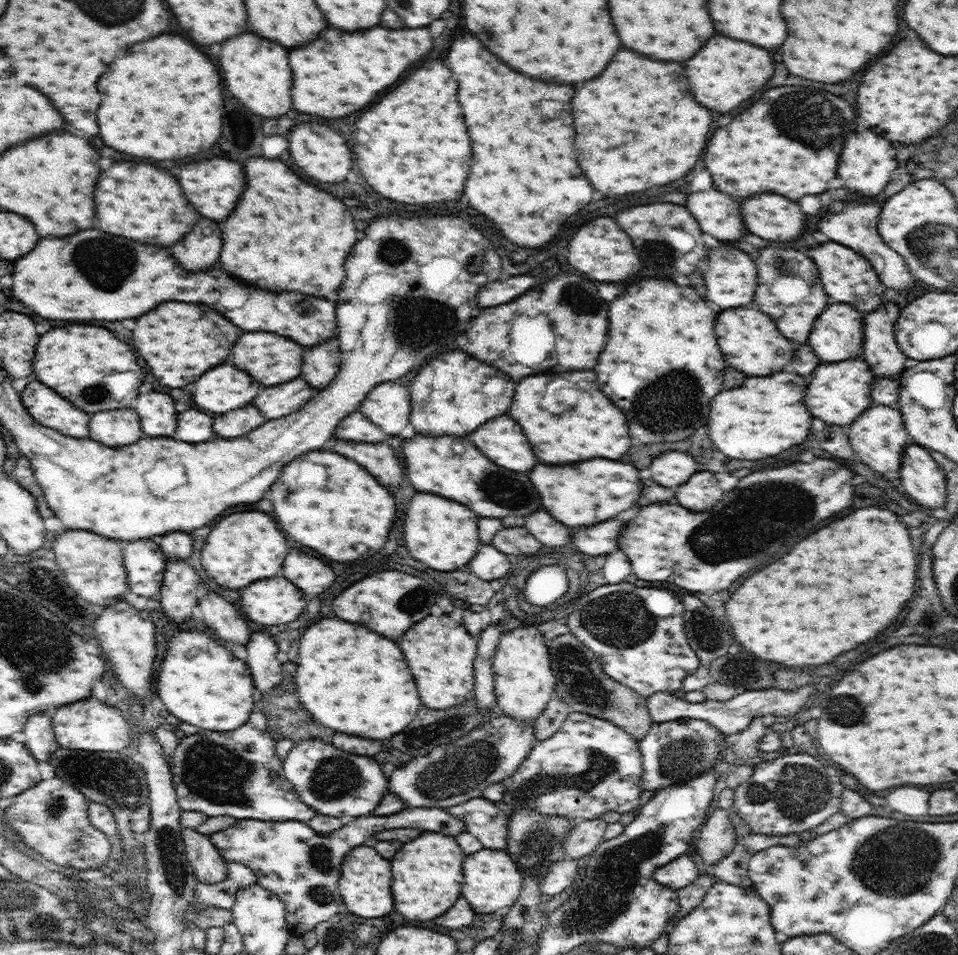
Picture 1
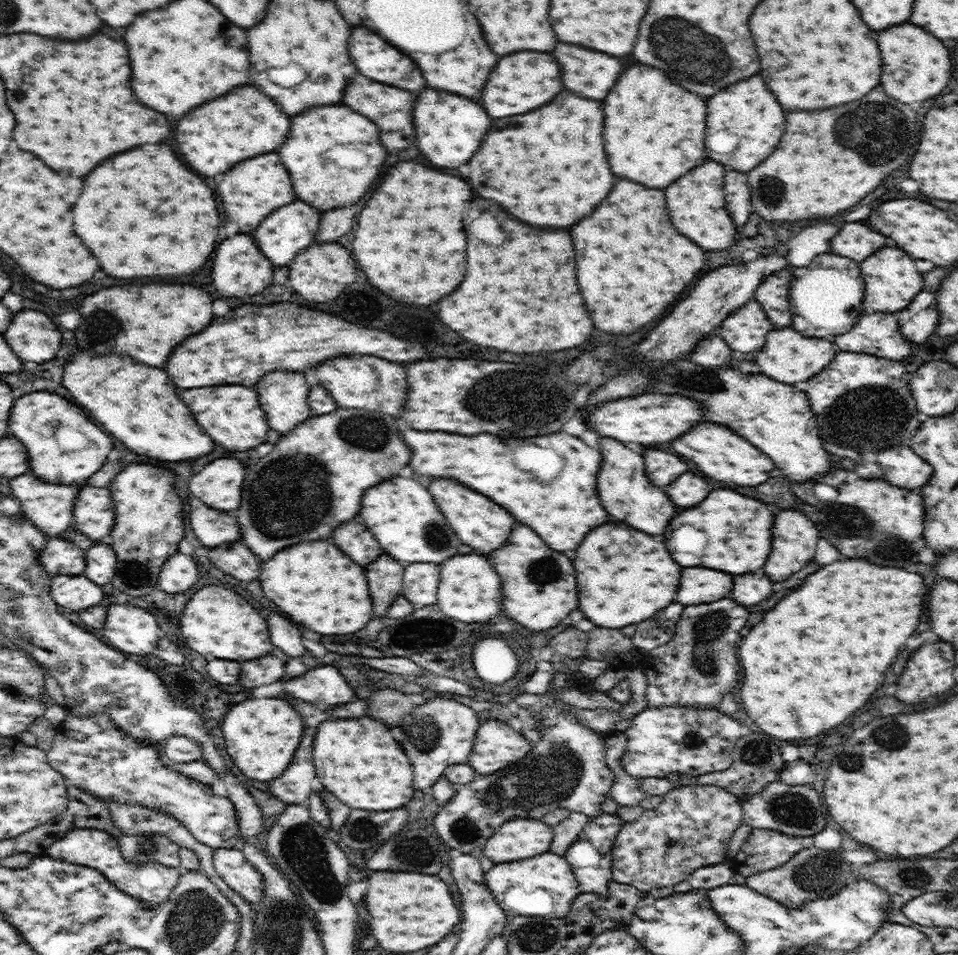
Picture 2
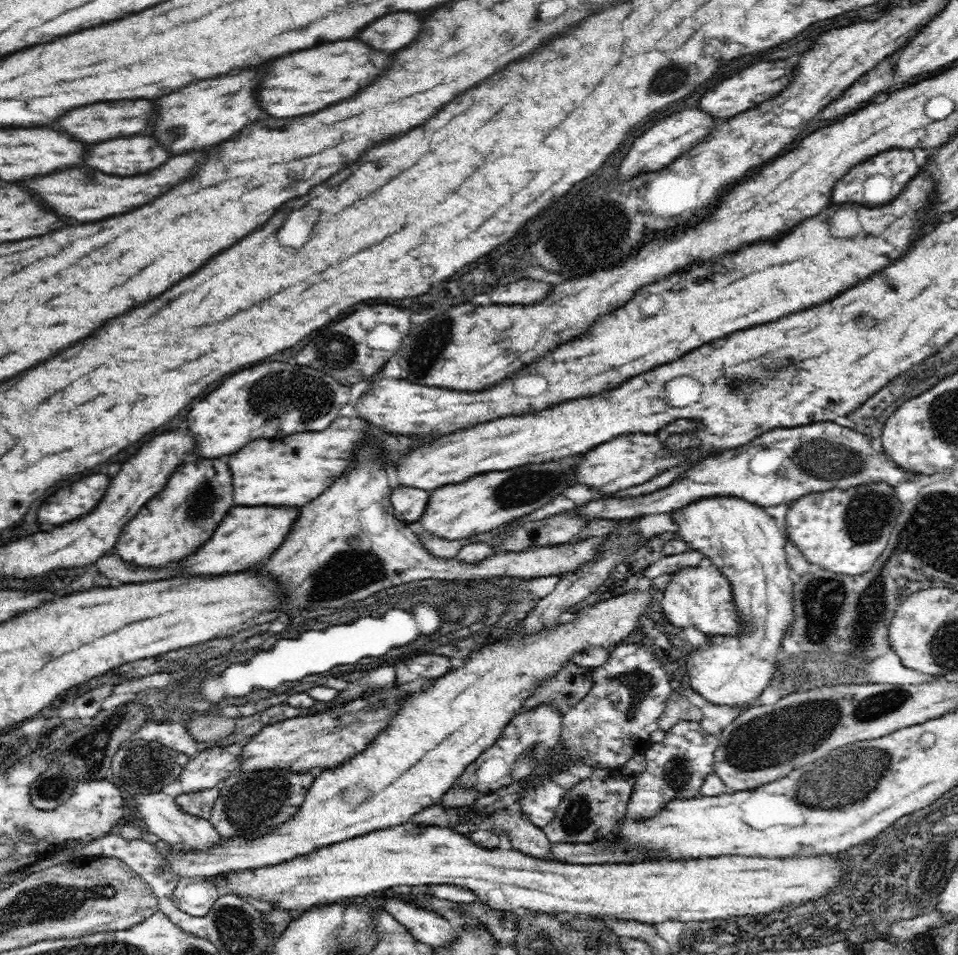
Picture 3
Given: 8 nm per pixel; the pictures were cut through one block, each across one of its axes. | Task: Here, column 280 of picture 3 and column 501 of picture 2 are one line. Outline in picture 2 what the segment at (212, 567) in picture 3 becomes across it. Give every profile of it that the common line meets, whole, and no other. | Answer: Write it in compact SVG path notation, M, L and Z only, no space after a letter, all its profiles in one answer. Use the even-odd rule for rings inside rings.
M430 478L430 494L464 544L468 544L484 554L490 554L492 550L500 548L508 540L510 530L516 522L512 518L512 514L508 514L502 506L490 502L482 494L476 494L472 488L468 488L460 482L452 482L450 478L448 480L446 478Z

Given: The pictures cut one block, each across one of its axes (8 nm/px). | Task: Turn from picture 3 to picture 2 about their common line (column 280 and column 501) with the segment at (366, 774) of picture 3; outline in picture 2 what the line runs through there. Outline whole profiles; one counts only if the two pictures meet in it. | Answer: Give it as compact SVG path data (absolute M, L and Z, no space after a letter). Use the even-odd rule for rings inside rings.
M515 818L498 827L484 845L484 854L500 864L549 851L553 827L538 818Z

